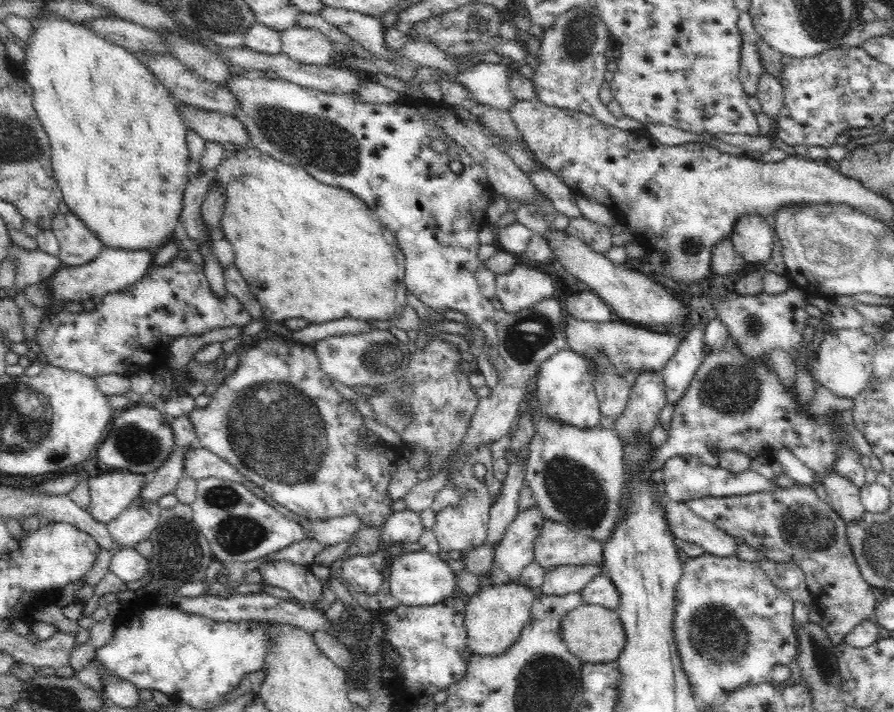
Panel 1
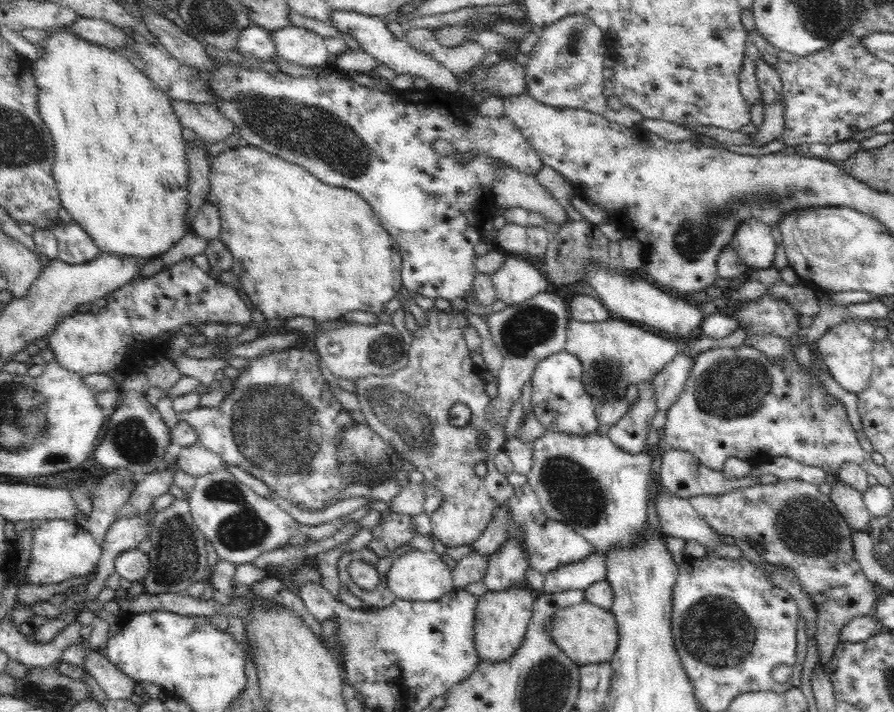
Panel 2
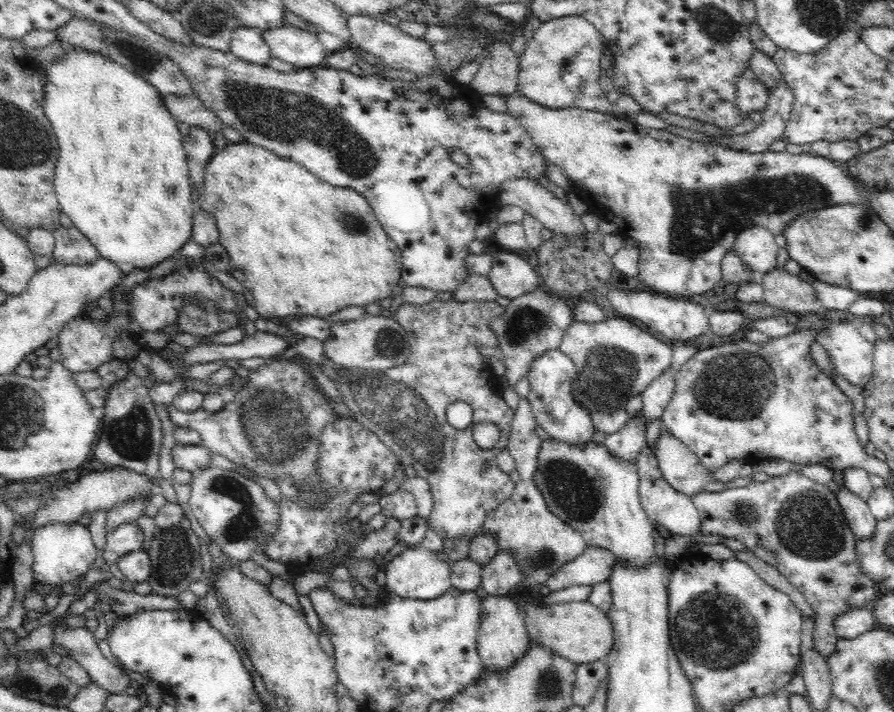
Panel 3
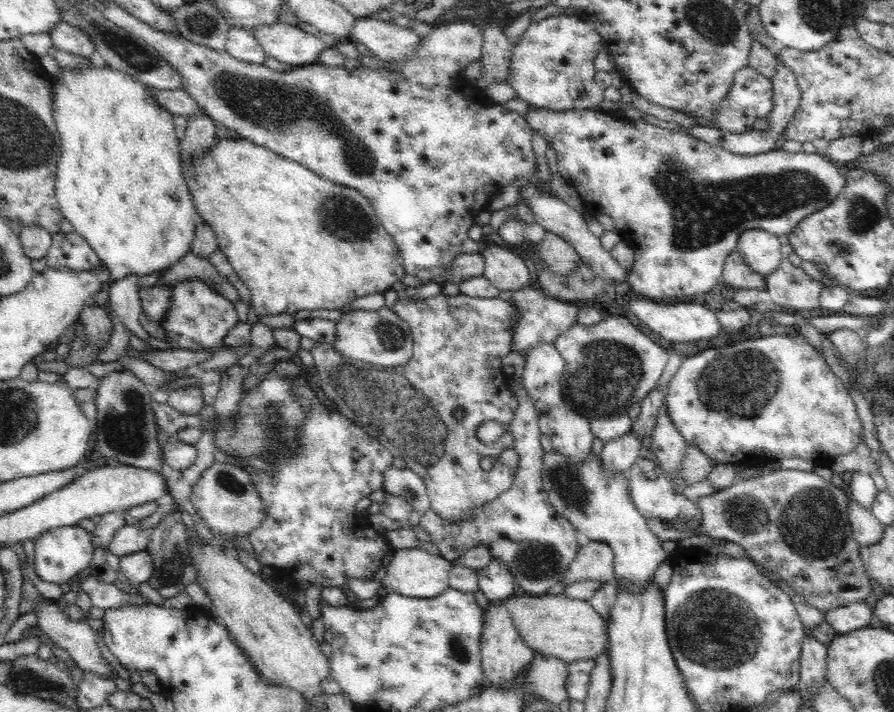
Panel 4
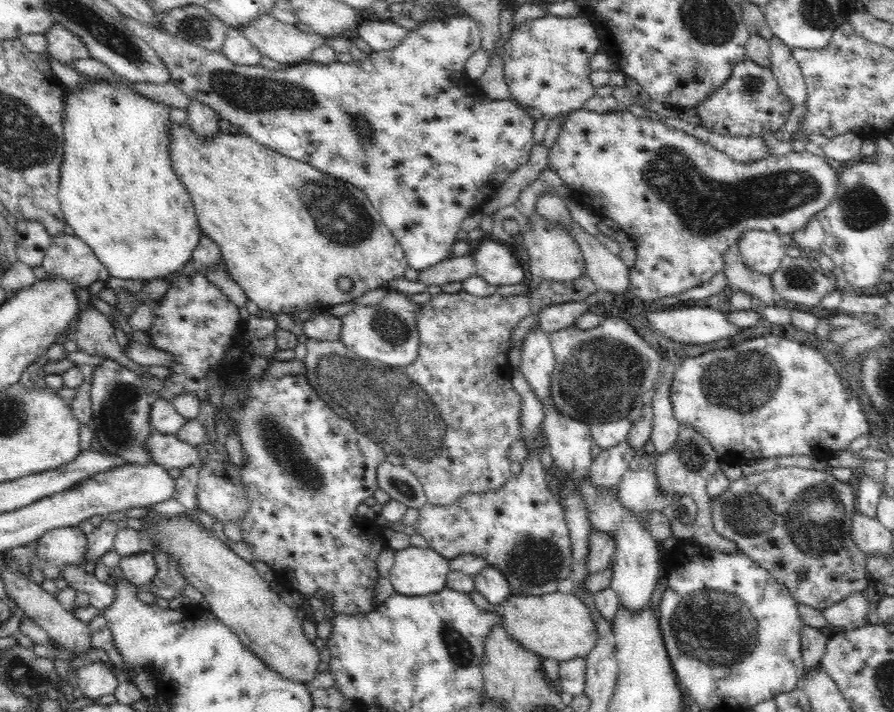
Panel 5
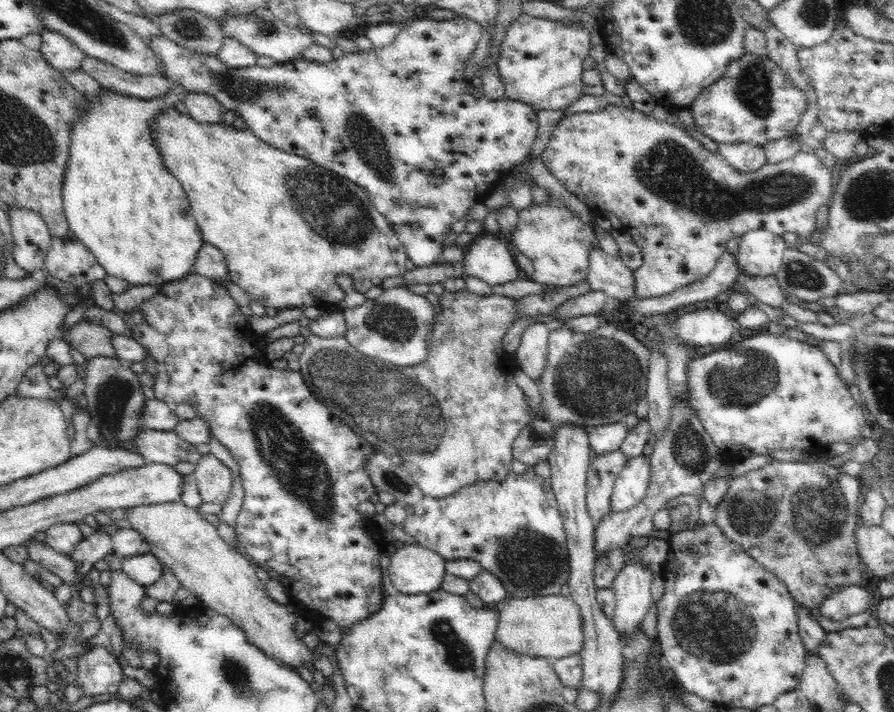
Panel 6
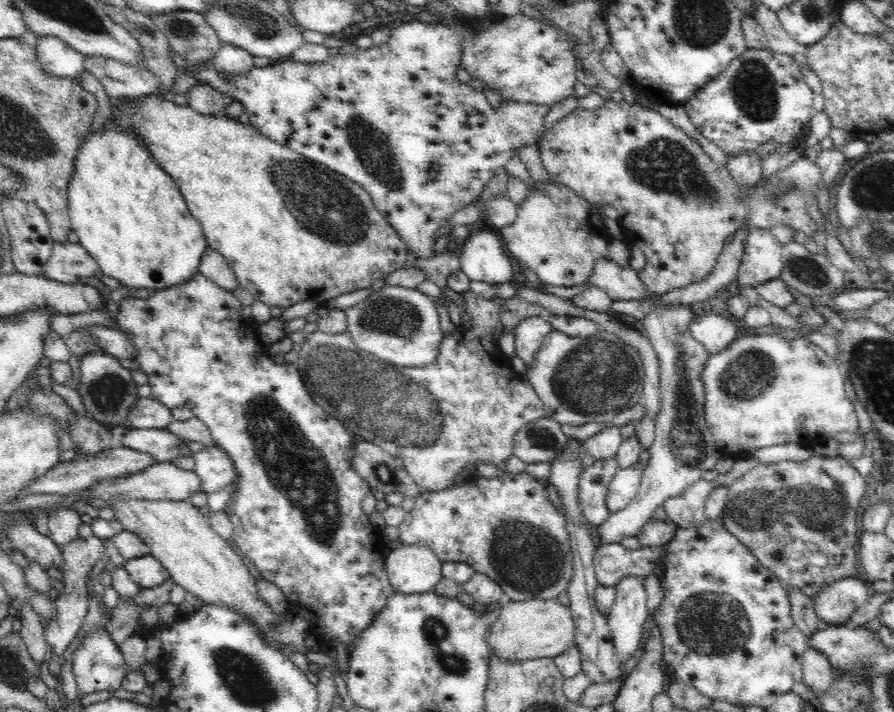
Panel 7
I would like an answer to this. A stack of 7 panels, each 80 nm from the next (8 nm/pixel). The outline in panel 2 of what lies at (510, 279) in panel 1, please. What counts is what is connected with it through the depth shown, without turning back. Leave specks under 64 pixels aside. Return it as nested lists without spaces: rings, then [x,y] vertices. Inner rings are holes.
[[[507,254],[501,267],[491,274],[496,298],[506,303],[506,306],[522,304],[537,294],[550,291],[551,284],[542,269],[534,267],[527,259],[519,259],[518,255]]]

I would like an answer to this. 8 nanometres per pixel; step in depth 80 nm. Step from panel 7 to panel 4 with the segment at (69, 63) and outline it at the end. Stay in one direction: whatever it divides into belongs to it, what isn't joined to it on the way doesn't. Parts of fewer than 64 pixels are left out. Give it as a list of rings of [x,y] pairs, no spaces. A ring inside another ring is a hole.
[[[60,21],[49,33],[56,50],[82,56],[86,59],[96,58],[98,49],[87,32],[67,22]]]

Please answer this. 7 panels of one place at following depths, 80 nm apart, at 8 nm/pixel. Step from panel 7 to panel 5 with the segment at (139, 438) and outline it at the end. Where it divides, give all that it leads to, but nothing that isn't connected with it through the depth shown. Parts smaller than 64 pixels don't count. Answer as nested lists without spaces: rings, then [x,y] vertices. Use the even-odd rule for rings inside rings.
[[[152,430],[148,437],[147,447],[153,462],[167,470],[190,466],[199,456],[194,445],[180,440],[177,435],[162,434],[156,430]]]

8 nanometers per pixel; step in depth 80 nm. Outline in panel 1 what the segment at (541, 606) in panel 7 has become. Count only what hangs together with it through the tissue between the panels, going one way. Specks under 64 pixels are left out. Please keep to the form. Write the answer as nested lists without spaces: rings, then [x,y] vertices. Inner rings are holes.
[[[582,604],[564,615],[561,624],[561,635],[567,650],[582,661],[582,663],[610,663],[620,658],[626,642],[623,622],[617,611],[601,605]]]

